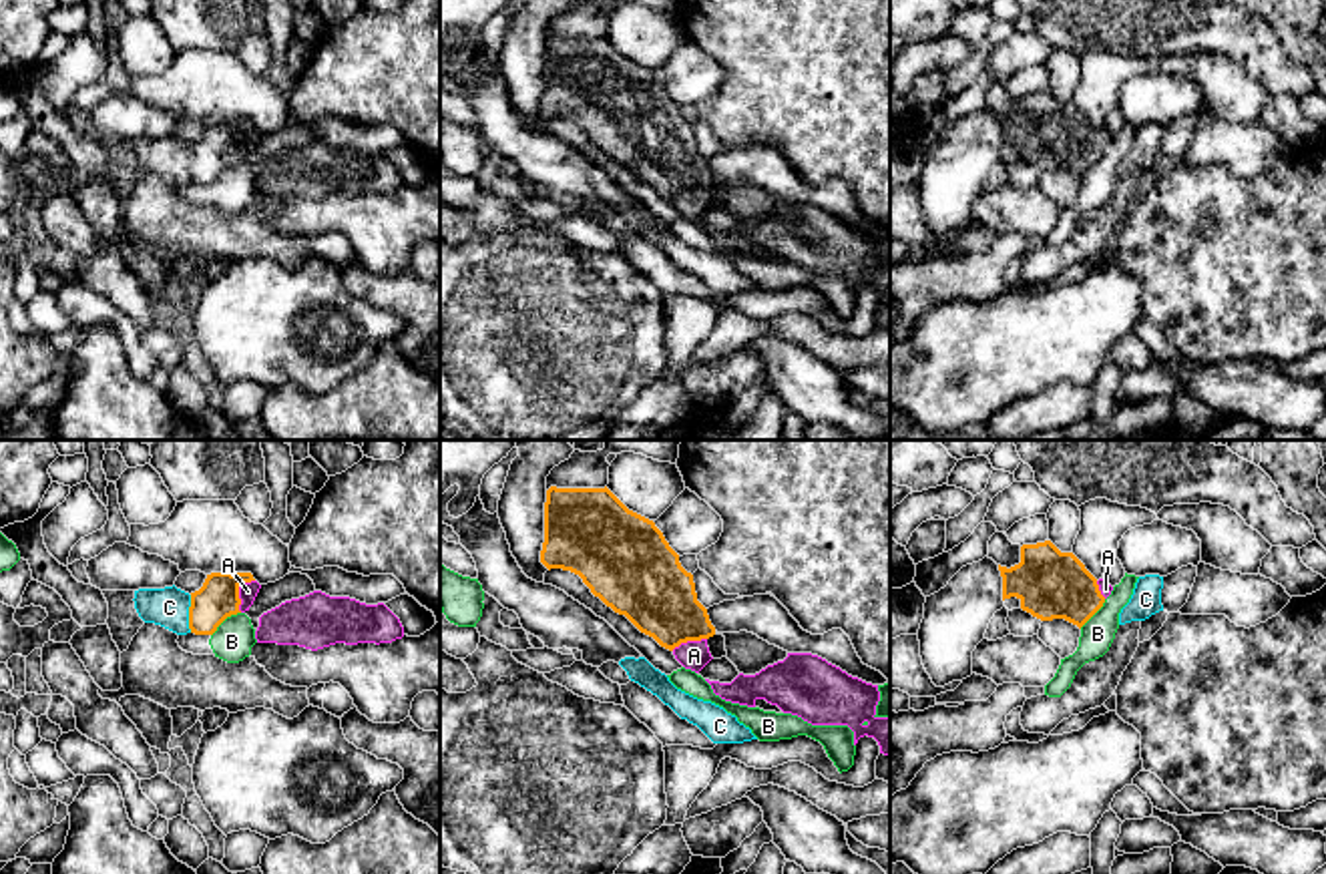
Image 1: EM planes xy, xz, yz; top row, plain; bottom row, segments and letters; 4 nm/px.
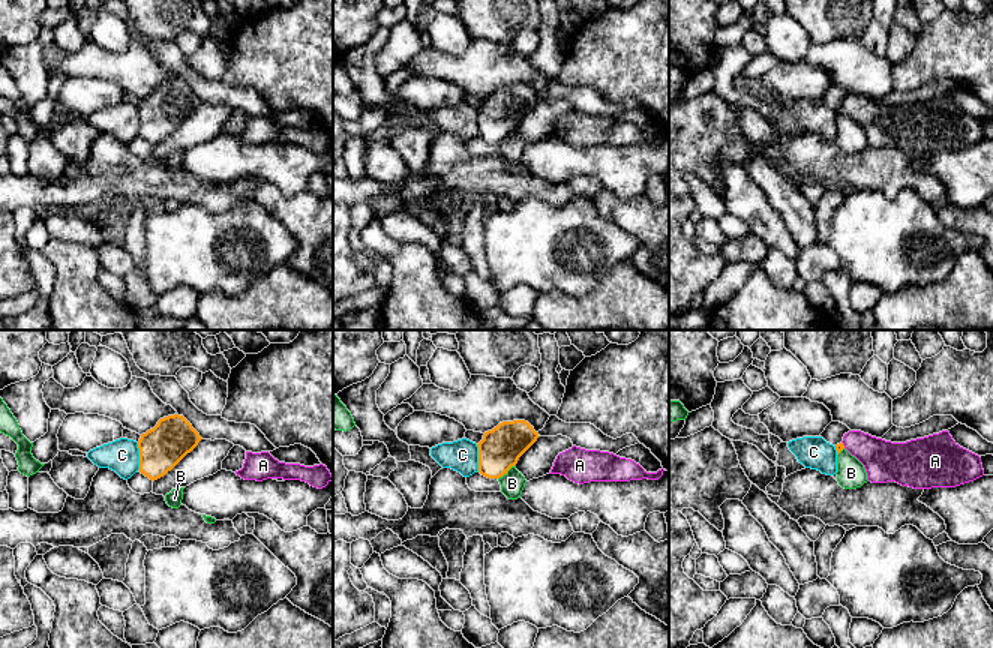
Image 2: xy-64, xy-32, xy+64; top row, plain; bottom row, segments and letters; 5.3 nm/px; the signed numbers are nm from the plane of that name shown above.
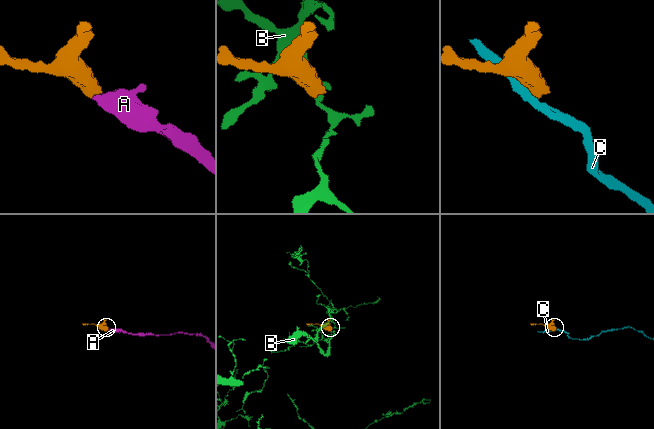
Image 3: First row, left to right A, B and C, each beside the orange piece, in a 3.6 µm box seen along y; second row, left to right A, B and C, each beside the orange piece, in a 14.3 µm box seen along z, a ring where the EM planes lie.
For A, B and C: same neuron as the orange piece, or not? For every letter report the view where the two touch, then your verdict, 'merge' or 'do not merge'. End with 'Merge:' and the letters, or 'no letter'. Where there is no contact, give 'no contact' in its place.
A: meets orange in xy; merge
B: meets orange in xy; do not merge
C: meets orange in xy; do not merge
Merge: A

